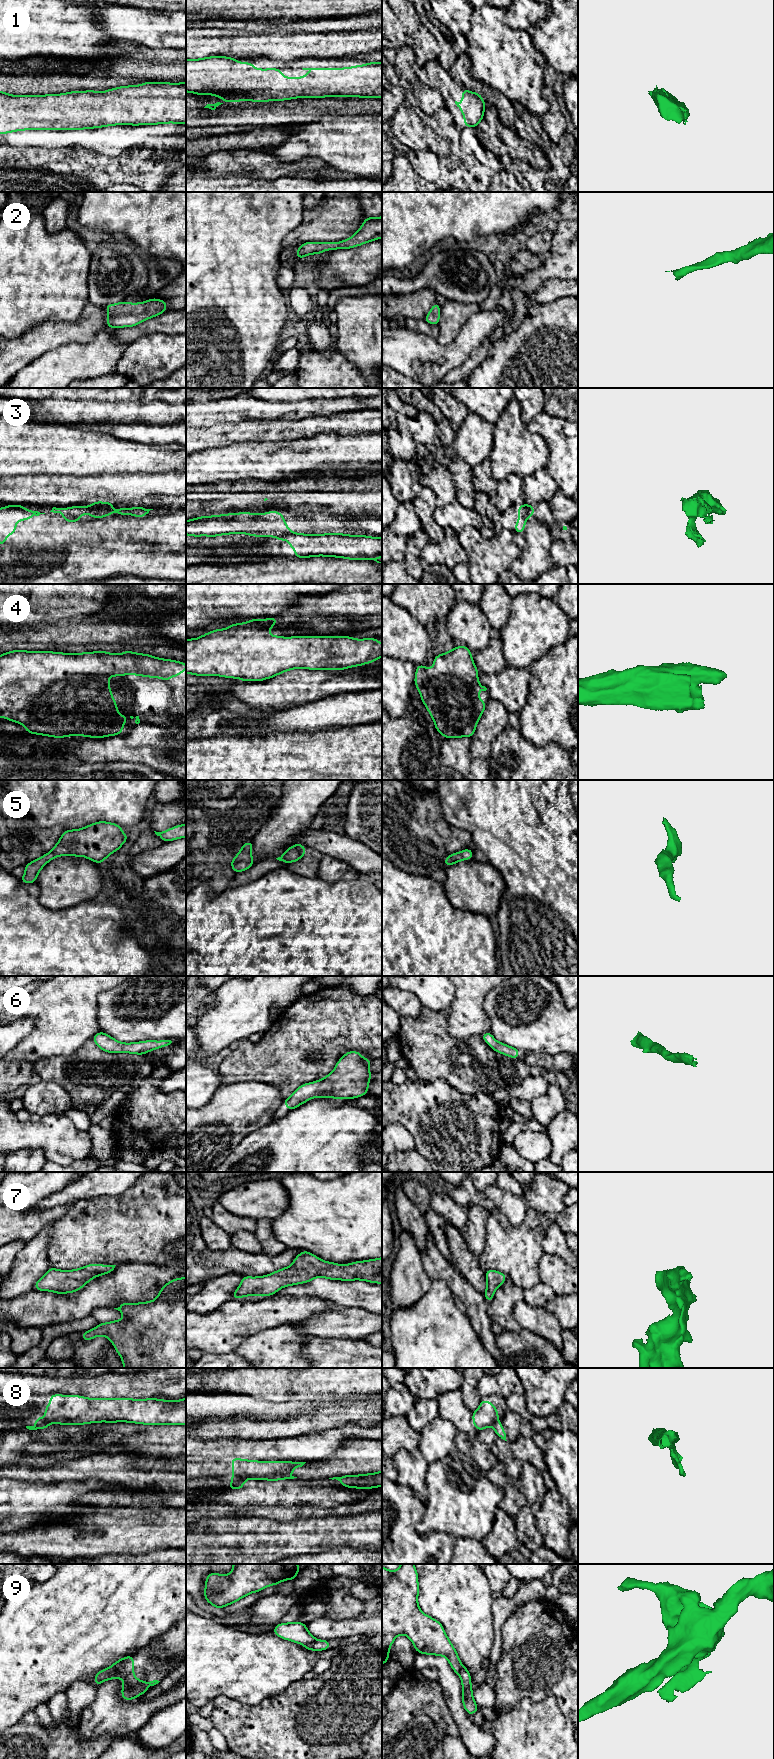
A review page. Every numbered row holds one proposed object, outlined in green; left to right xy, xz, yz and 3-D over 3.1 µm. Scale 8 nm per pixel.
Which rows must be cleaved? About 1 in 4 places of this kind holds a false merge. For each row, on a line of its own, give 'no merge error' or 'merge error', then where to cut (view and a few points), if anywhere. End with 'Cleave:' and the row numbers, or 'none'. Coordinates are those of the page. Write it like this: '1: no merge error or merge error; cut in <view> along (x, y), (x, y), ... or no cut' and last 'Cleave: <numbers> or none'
1: no merge error; no cut
2: no merge error; no cut
3: merge error; cut in xz along (291, 532), (277, 537)
4: no merge error; no cut
5: no merge error; no cut
6: no merge error; no cut
7: no merge error; no cut
8: merge error; cut in xy along (48, 1423), (36, 1425)
9: merge error; cut in xy along (132, 1656), (110, 1678)
Cleave: 3, 8, 9

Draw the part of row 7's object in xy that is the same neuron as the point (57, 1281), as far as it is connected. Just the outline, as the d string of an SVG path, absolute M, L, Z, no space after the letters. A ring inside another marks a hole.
M89 1264L74 1270L58 1270L50 1267L35 1284L34 1289L56 1294L79 1291L90 1280L103 1274L110 1274L116 1265Z

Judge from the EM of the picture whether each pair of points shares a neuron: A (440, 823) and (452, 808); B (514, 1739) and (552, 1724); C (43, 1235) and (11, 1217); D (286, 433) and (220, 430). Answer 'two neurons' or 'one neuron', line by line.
A: two neurons
B: one neuron
C: two neurons
D: one neuron

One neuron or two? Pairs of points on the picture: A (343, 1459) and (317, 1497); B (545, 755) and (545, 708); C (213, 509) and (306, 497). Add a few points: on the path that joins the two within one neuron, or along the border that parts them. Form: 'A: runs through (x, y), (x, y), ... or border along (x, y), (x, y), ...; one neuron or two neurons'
A: border along (328, 1477), (305, 1479); two neurons
B: border along (524, 736), (538, 746), (558, 743), (567, 751); two neurons
C: runs through (233, 493), (282, 495); one neuron

